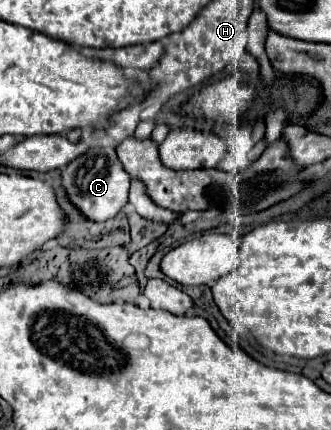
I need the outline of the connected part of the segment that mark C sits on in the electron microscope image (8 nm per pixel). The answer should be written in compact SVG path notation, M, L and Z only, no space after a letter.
M90 148L62 168L62 188L66 190L68 200L74 204L76 210L80 210L86 220L104 222L114 218L126 204L130 178L122 174L122 166L118 166L114 148Z

